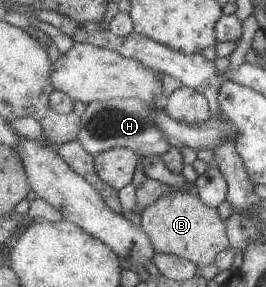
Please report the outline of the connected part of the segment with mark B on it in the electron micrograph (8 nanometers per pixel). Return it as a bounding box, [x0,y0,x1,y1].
[141,190,232,267]

